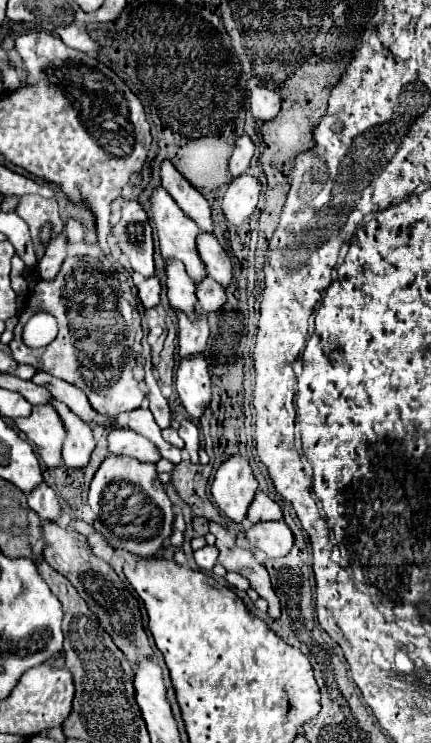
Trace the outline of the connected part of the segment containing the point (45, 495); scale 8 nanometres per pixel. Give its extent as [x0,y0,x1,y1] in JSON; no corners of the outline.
[28,482,60,520]

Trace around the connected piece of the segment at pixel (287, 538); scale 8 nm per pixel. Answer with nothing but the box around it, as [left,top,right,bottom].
[248,522,294,558]

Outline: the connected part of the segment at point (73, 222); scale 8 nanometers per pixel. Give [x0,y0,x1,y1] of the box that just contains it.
[66,218,82,242]

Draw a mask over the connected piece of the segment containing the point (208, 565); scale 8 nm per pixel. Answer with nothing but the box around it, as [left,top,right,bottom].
[194,546,218,570]

